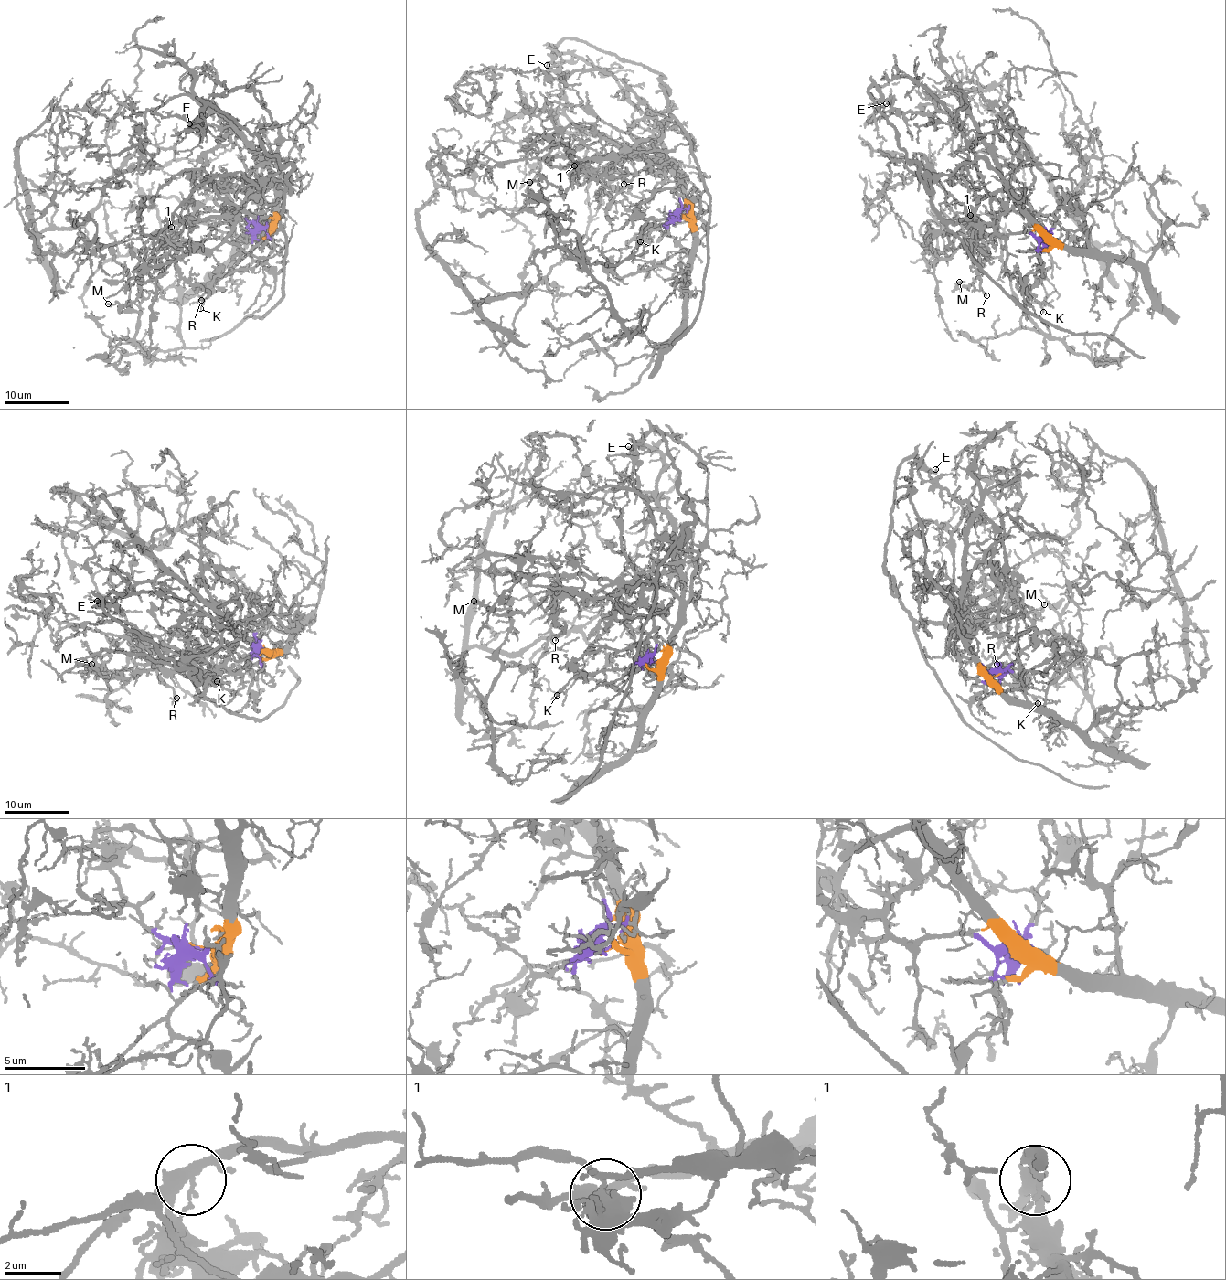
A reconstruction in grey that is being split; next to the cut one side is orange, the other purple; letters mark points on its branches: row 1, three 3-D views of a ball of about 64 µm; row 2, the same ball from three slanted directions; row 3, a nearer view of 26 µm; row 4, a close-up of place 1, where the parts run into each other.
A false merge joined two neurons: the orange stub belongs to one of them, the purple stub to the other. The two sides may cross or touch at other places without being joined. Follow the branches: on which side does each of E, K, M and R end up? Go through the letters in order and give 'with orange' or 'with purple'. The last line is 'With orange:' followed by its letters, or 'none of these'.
E: with purple
K: with purple
M: with purple
R: with purple
With orange: none of these

